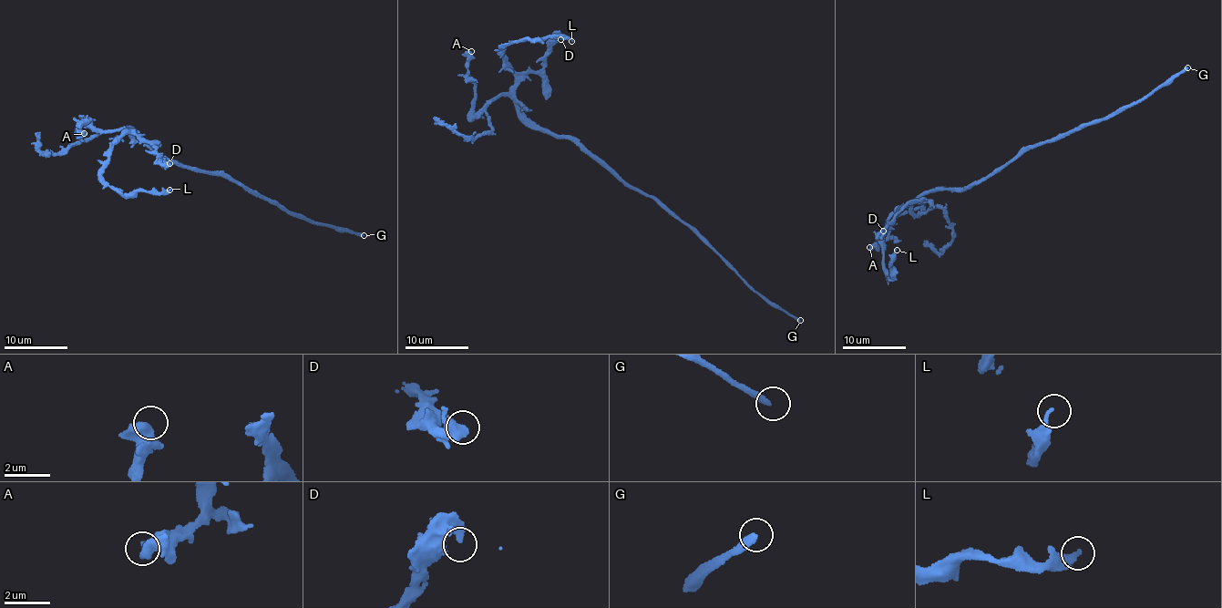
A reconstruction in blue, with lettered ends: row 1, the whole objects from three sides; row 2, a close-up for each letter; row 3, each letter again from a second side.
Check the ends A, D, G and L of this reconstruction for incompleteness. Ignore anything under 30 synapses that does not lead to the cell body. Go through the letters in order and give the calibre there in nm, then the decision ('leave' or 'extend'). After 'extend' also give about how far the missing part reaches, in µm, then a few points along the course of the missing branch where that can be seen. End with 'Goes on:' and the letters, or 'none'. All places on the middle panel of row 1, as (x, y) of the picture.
A: 440 nm | leave
D: 320 nm | leave
G: 240 nm | extend | 180 µm
L: 200 nm | leave
Goes on: G

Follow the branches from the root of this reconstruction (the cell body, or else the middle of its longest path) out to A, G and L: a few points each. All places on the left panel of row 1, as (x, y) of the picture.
A: (187, 165), (154, 153), (132, 128), (104, 131), (86, 121), (87, 117), (90, 119), (78, 130), (84, 133)
G: (187, 165), (237, 180), (265, 199), (306, 220), (364, 235)
L: (187, 165), (154, 153), (134, 128), (112, 146), (102, 176), (118, 193), (169, 190)

